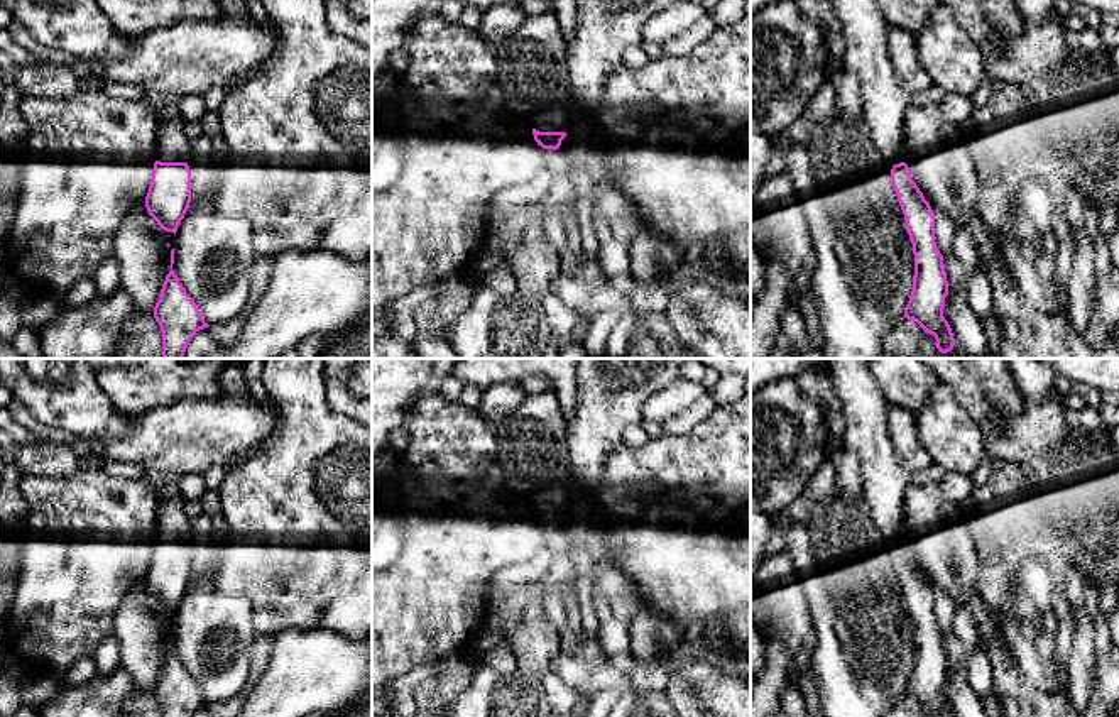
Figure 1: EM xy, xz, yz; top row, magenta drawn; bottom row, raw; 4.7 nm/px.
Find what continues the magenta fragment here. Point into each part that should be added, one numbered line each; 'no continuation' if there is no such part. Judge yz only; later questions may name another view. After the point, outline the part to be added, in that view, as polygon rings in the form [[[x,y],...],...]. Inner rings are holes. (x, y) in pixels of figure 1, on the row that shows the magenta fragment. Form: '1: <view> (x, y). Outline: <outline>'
no continuation

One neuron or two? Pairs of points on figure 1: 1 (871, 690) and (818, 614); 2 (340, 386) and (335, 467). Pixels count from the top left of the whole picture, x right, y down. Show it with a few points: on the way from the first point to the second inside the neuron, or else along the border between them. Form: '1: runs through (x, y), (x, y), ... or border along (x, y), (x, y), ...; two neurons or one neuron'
1: runs through (852, 680), (832, 636); one neuron
2: border along (323, 376), (328, 405), (354, 420); two neurons

